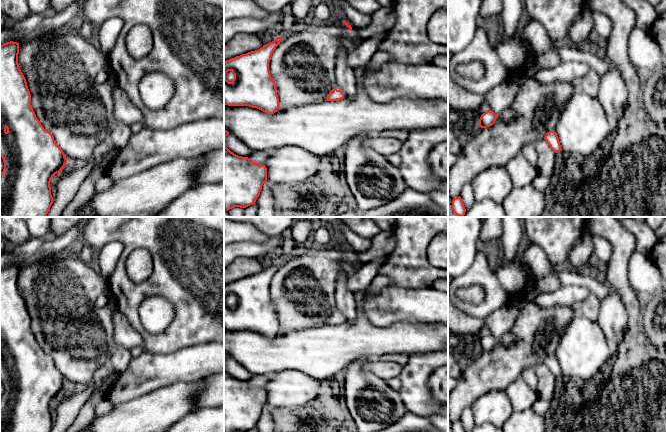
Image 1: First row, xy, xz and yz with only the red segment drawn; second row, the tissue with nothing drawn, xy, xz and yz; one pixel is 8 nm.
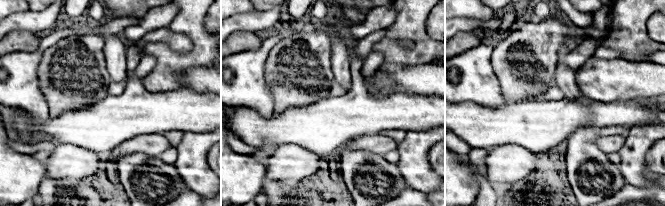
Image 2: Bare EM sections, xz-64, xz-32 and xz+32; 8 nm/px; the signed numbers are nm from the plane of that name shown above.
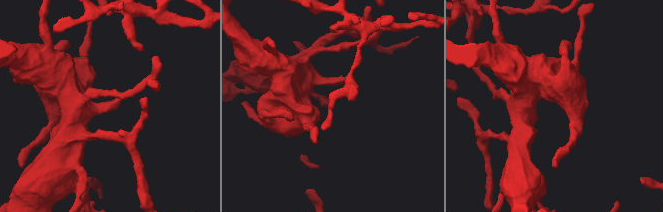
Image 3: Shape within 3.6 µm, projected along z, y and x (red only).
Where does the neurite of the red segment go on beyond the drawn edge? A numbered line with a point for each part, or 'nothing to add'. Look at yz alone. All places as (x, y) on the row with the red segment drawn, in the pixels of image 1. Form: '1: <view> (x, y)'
nothing to add

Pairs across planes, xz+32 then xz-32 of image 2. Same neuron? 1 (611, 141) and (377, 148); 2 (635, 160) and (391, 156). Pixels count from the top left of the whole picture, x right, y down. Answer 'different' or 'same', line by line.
1: same
2: different

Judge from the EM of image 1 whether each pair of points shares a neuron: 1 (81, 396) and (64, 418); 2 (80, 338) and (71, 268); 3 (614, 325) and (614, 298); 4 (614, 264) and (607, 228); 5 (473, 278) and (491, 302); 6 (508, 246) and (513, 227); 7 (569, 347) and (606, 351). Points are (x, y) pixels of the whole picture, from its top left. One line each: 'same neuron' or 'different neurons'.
1: same neuron
2: same neuron
3: same neuron
4: same neuron
5: same neuron
6: same neuron
7: same neuron

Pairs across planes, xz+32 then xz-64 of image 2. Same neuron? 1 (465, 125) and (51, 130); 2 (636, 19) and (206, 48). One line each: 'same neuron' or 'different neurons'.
1: same neuron
2: same neuron

